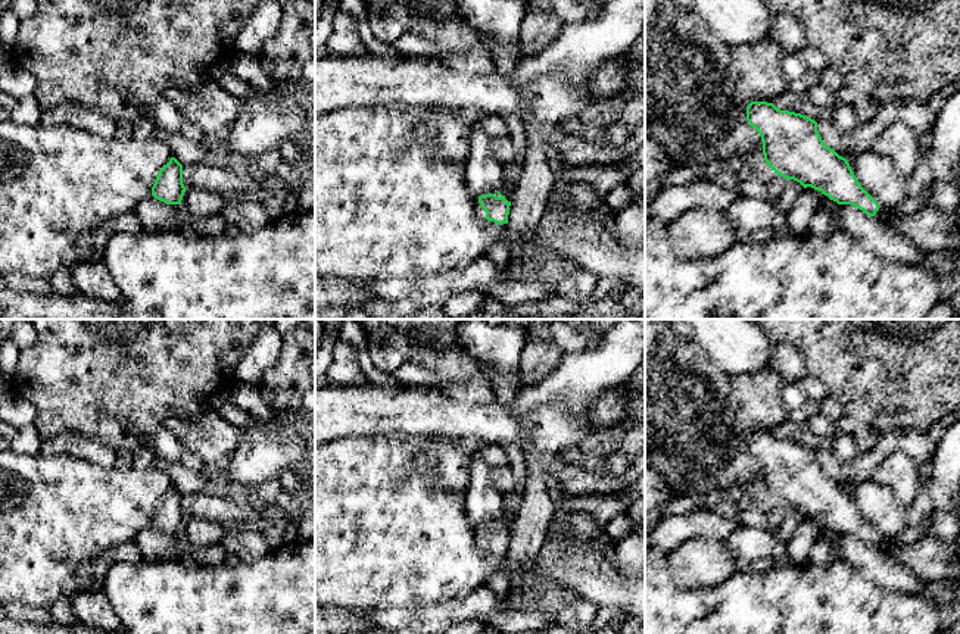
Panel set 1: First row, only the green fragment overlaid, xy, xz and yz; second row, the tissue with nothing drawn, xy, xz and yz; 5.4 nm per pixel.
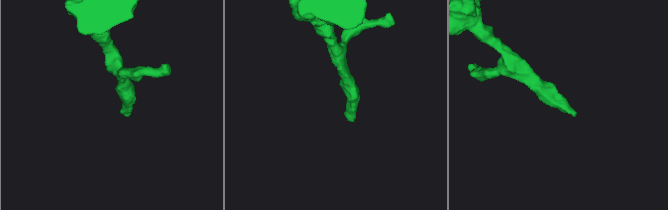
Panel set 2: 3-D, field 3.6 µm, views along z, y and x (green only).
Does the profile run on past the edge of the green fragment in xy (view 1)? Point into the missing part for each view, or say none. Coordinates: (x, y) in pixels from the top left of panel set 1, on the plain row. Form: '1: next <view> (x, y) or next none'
1: next none

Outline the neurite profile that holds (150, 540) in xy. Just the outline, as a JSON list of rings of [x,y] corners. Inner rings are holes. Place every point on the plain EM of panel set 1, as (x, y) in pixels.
[[[152,524],[143,528],[134,540],[143,555],[144,562],[174,559],[180,560],[187,549],[181,537],[166,534]]]

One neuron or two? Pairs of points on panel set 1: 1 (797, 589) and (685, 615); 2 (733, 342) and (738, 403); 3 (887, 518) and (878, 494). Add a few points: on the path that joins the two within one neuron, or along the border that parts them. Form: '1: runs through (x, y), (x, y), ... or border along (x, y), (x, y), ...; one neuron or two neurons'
1: runs through (769, 599), (713, 600); one neuron
2: border along (706, 353), (725, 372), (756, 372), (767, 368); two neurons
3: runs through (884, 512), (878, 500); one neuron

